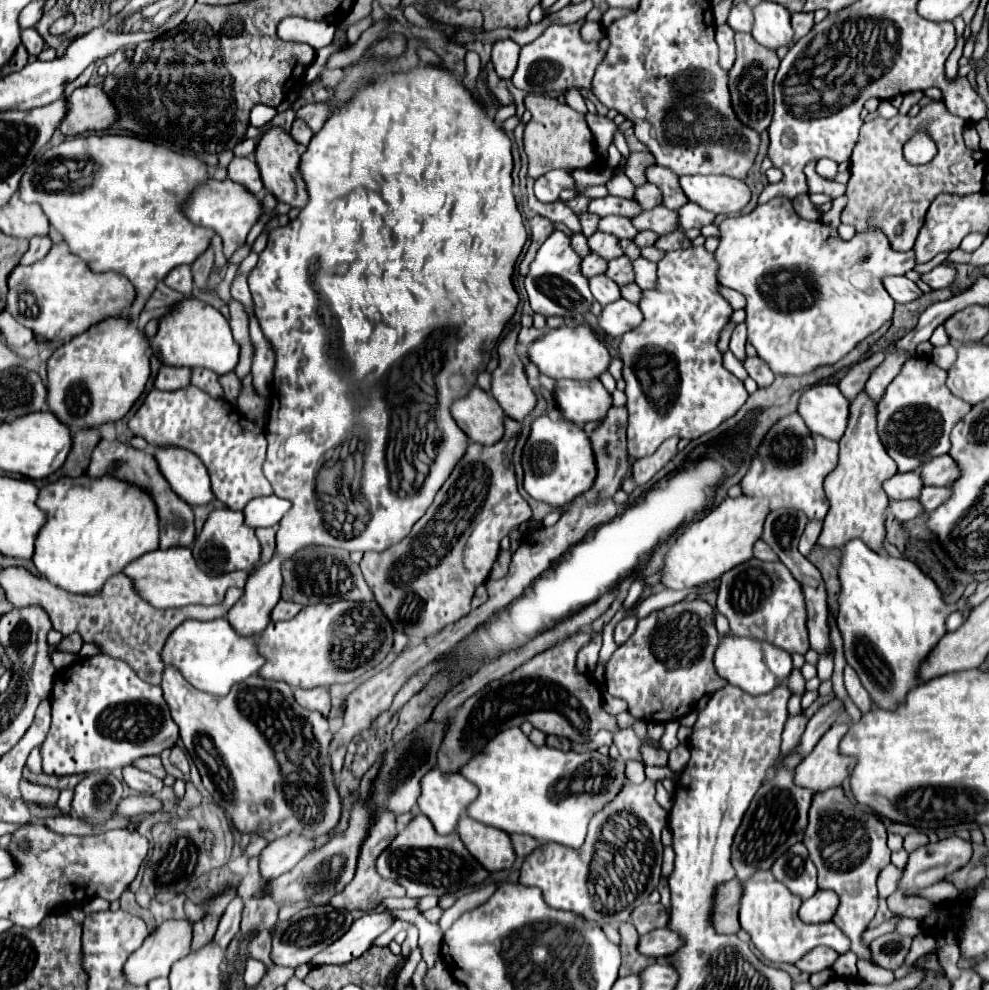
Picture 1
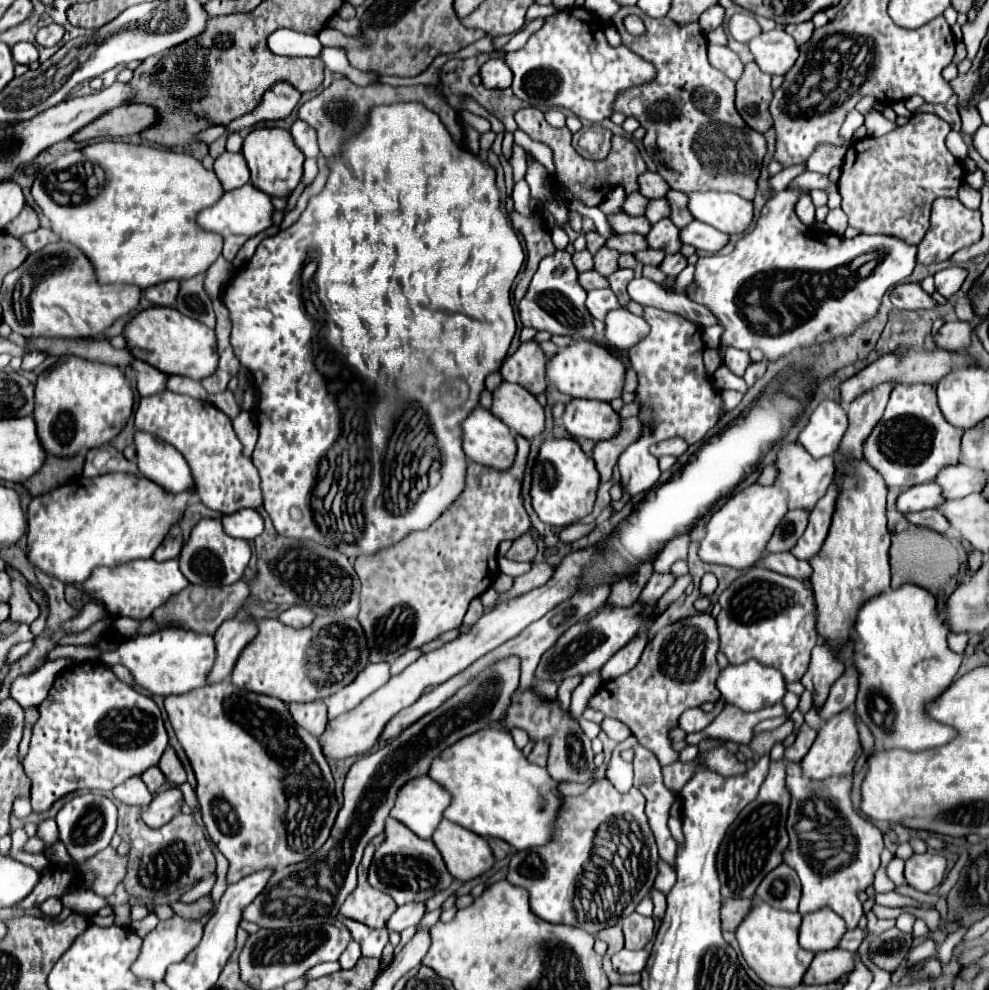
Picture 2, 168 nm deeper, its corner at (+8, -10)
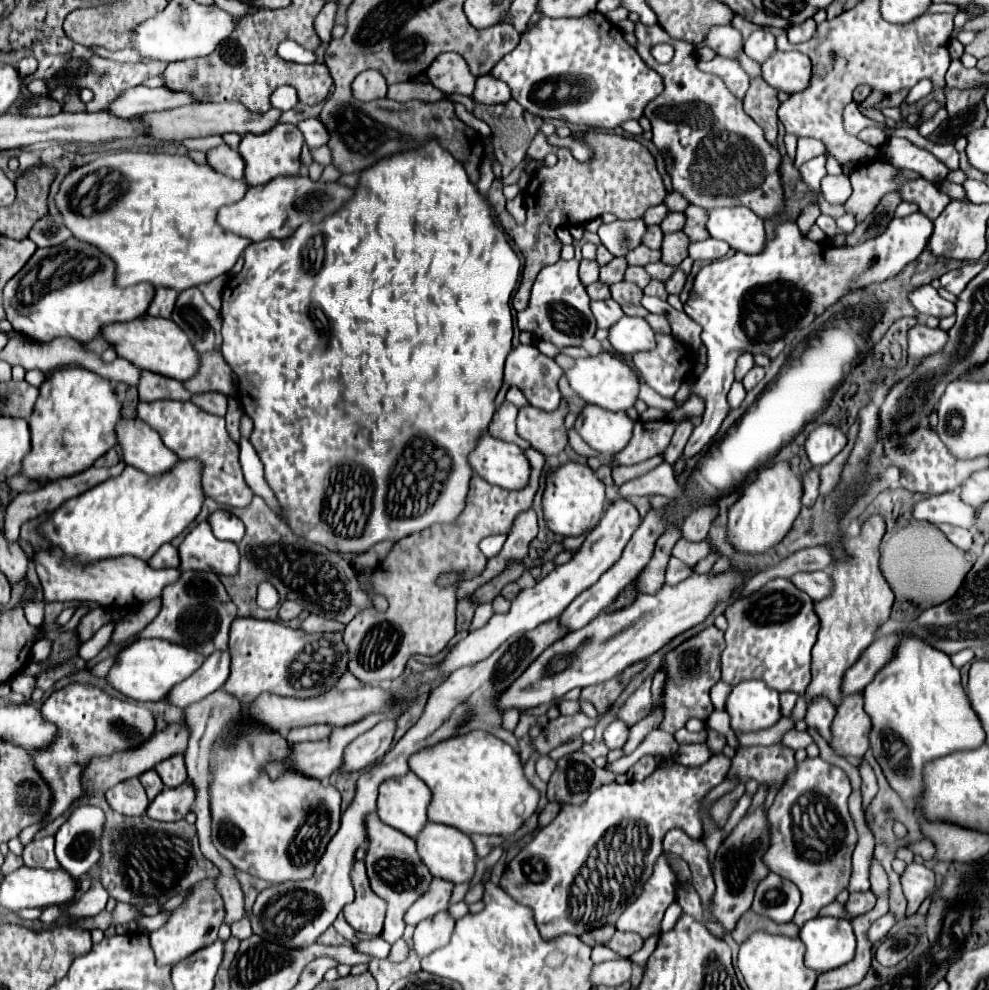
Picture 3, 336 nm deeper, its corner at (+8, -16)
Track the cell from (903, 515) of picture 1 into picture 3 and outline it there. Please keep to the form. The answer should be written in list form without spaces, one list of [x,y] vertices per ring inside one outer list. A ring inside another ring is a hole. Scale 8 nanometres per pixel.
[[[938,524],[938,528],[944,532],[944,536],[958,548],[962,550],[970,550],[972,548],[972,532],[958,528],[958,526],[950,526],[950,524]]]

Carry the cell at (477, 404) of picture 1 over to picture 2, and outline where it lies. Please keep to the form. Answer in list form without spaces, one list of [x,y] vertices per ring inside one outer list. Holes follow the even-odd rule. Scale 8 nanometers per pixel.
[[[482,406],[462,422],[462,448],[468,460],[496,470],[508,470],[516,456],[510,428]]]

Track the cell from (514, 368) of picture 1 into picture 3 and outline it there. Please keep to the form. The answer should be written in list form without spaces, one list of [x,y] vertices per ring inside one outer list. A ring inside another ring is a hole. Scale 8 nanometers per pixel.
[[[566,400],[554,412],[542,412],[534,406],[520,408],[518,434],[528,440],[544,456],[558,456],[568,446],[568,430],[564,416],[568,414]]]

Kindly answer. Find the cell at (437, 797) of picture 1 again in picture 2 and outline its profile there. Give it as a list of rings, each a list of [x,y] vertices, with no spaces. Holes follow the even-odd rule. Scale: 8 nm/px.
[[[420,776],[402,786],[390,816],[406,824],[420,838],[432,838],[450,802],[452,796],[438,782],[430,776]]]

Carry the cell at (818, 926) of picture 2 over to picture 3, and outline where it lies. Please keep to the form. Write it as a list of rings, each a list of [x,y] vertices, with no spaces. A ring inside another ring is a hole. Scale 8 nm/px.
[[[814,918],[808,920],[800,930],[800,940],[806,946],[806,964],[818,974],[844,966],[854,958],[856,952],[856,936],[846,918]]]

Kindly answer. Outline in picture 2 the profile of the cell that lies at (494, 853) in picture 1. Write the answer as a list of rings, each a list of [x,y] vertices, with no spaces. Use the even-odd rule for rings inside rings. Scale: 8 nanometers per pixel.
[[[446,818],[438,824],[432,840],[438,846],[450,874],[460,882],[468,882],[488,872],[496,862],[486,838]]]

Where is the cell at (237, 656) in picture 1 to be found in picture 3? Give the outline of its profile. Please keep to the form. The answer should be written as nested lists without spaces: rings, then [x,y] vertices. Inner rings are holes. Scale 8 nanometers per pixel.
[[[138,638],[130,646],[122,648],[122,652],[118,652],[106,680],[114,690],[124,694],[126,698],[132,698],[138,702],[148,702],[148,700],[158,702],[168,694],[168,690],[174,684],[192,676],[202,666],[202,662],[204,662],[202,654],[188,650],[180,644],[174,644],[168,640]]]

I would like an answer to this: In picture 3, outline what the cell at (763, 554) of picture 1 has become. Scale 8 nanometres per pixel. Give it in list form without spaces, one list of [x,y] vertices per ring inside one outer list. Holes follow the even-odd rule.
[[[798,572],[790,580],[796,588],[806,592],[814,602],[830,596],[830,574],[826,572]]]

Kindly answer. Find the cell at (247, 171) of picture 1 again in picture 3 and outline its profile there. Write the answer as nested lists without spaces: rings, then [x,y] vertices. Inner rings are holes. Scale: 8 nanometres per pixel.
[[[220,144],[212,150],[208,150],[206,158],[214,170],[218,170],[230,178],[244,178],[244,160],[242,160],[240,152],[230,148],[228,144]]]

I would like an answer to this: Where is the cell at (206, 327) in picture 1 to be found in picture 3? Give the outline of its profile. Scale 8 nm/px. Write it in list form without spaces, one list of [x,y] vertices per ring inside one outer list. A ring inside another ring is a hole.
[[[140,316],[132,322],[122,322],[122,324],[106,324],[106,328],[100,332],[100,336],[114,346],[116,354],[124,360],[130,360],[134,366],[142,370],[150,370],[174,380],[188,380],[190,376],[196,374],[198,370],[198,352],[192,348],[188,336],[174,324],[174,320],[162,320],[162,318],[152,318],[152,316]]]

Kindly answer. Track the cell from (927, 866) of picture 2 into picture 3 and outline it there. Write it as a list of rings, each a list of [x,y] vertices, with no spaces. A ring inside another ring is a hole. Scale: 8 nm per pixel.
[[[912,862],[906,866],[906,870],[902,874],[902,888],[904,888],[904,896],[908,900],[906,918],[910,918],[918,910],[922,900],[934,888],[934,872],[924,864]]]

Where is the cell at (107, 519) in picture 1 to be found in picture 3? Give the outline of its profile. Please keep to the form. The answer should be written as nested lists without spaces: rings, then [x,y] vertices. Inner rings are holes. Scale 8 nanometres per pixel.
[[[178,460],[176,468],[158,476],[148,476],[134,466],[126,466],[120,476],[90,488],[50,514],[42,526],[42,534],[78,562],[118,556],[148,560],[162,544],[182,534],[200,514],[204,502],[200,476],[202,464],[196,460]]]

